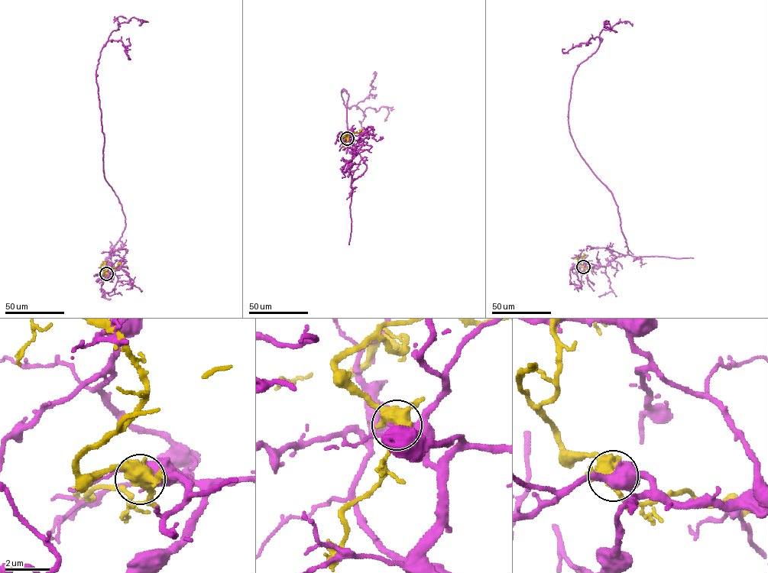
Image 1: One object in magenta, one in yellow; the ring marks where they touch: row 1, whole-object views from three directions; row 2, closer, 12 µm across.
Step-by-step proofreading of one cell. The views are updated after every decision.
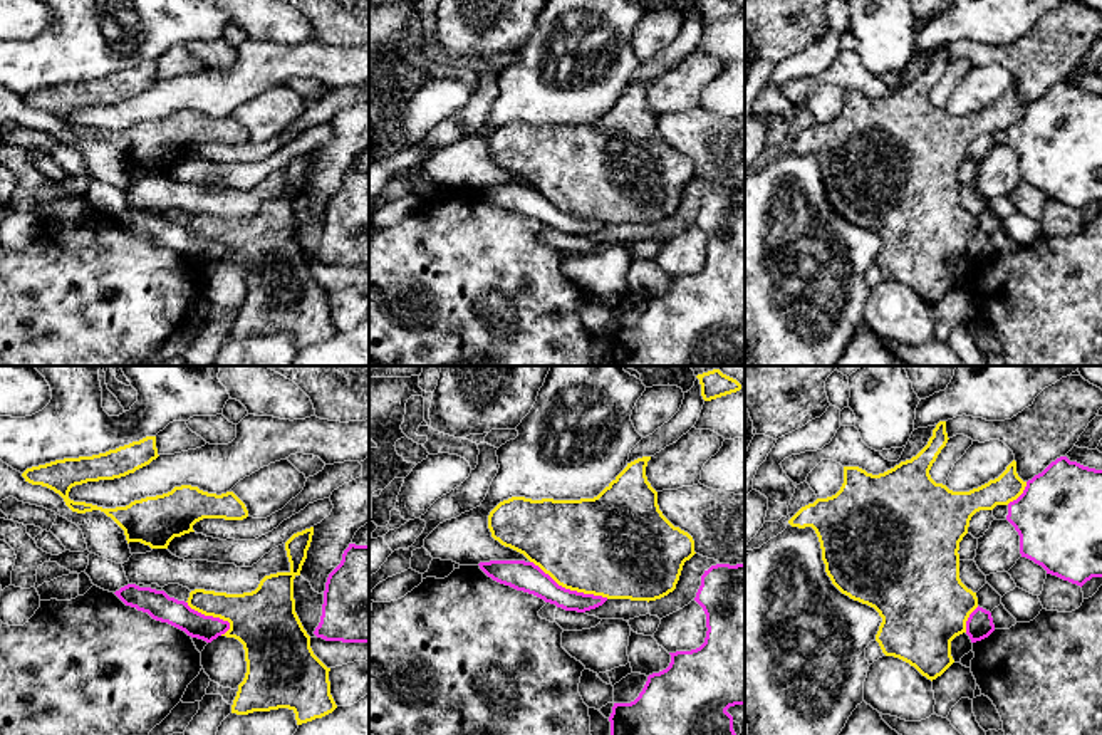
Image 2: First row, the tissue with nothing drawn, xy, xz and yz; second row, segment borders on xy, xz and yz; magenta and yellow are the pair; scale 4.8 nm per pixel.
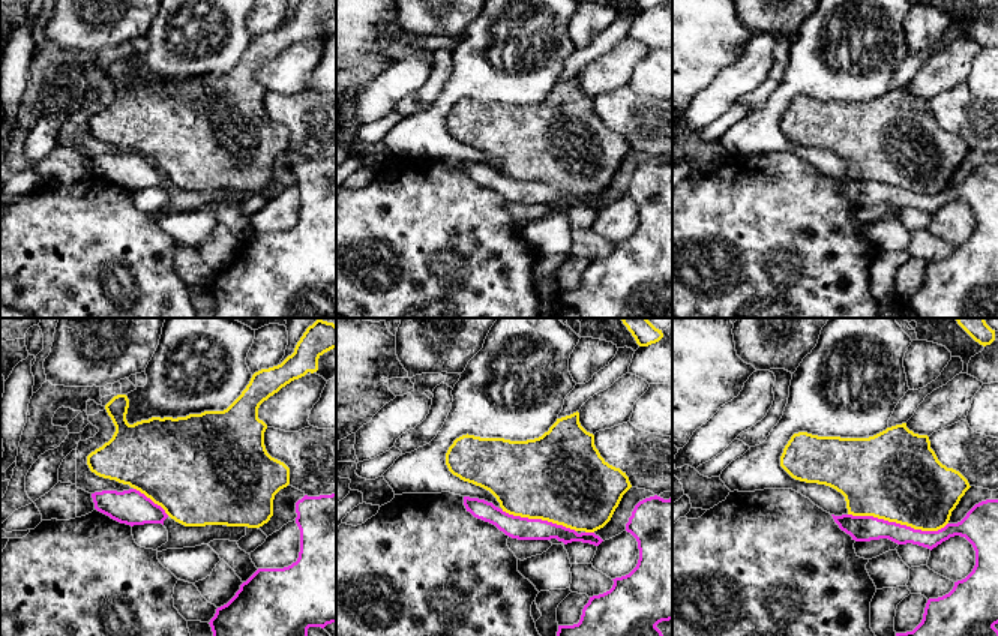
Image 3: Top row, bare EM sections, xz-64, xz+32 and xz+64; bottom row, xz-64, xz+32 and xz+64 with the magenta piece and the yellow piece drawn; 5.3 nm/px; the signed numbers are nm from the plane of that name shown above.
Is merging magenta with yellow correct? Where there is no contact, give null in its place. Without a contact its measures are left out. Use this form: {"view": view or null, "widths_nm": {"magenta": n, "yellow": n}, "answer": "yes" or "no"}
{"view": "xz", "widths_nm": {"magenta": 140, "yellow": 460}, "answer": "no"}

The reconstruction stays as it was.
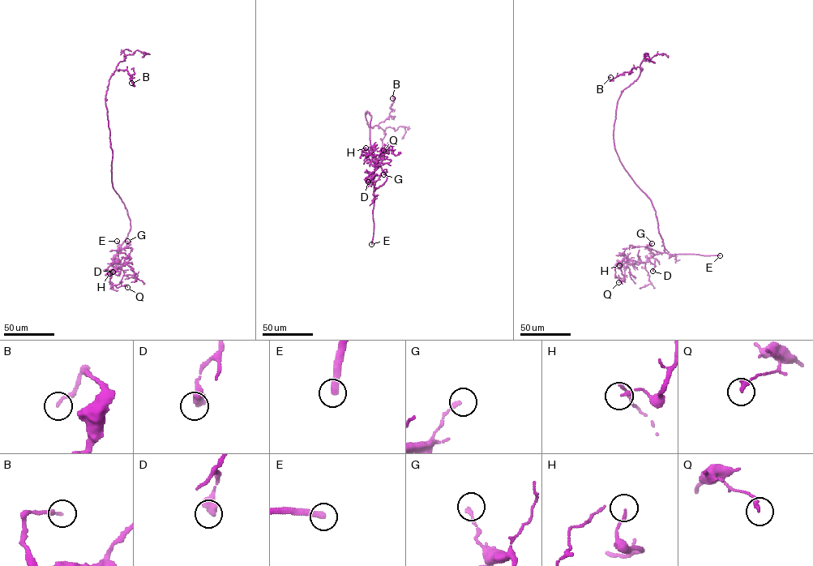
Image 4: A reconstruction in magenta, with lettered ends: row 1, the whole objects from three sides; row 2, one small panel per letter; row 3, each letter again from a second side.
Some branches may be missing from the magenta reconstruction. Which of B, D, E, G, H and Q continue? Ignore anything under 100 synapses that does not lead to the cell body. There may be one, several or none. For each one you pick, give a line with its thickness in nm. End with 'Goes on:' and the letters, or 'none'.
E: 320 nm thick
Goes on: E

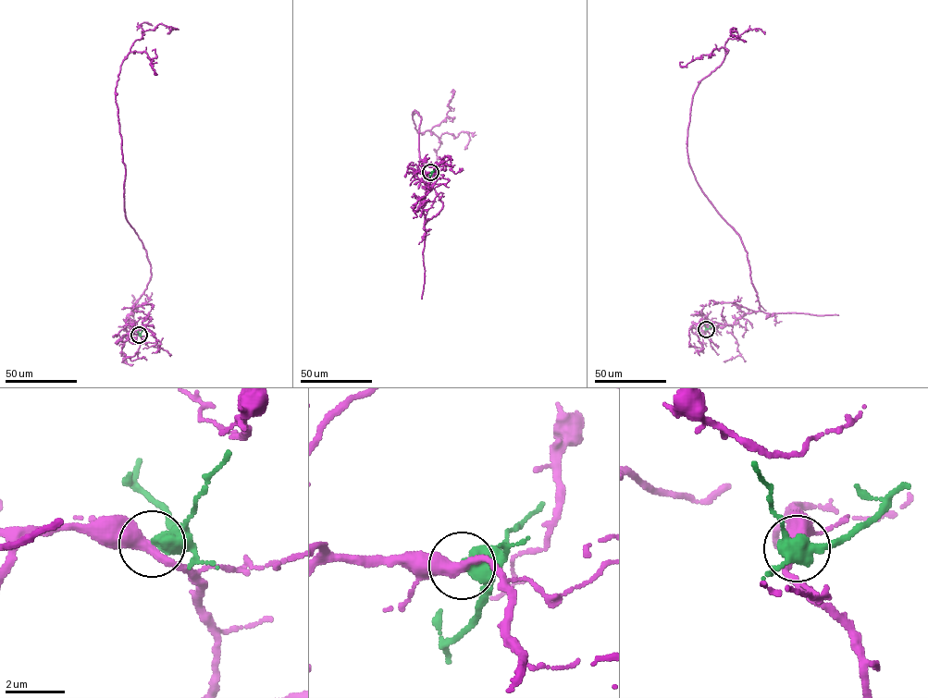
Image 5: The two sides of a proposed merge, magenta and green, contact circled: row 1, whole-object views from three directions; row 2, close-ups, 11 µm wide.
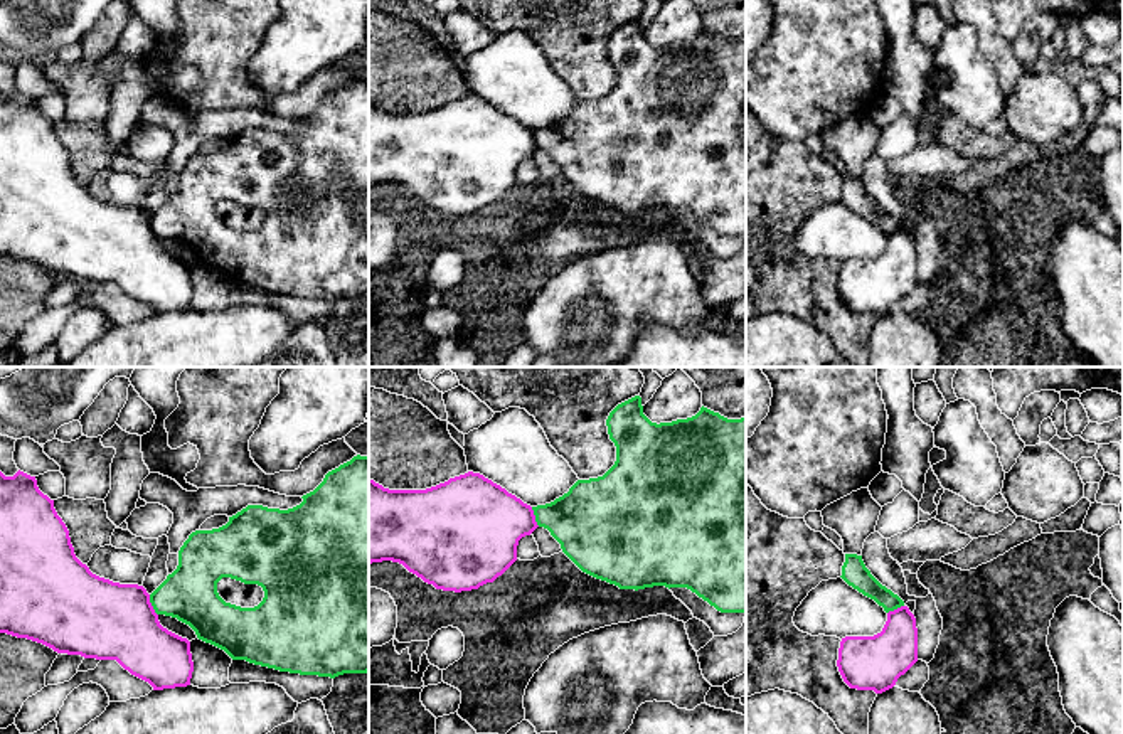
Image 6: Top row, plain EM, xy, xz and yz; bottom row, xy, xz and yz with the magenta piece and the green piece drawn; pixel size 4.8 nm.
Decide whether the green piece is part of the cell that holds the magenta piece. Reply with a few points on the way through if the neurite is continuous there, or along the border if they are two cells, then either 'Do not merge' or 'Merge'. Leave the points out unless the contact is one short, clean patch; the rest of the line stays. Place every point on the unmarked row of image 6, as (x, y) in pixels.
Boundary: xy (149, 218), (149, 224), (157, 238). Do not merge

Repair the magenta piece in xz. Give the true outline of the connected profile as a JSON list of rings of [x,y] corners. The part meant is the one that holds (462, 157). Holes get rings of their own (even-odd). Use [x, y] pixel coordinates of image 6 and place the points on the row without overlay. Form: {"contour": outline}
{"contour": [[[480,96],[426,113],[389,113],[369,101],[369,187],[392,184],[443,214],[493,205],[517,184],[519,163],[537,152],[530,128]]]}

